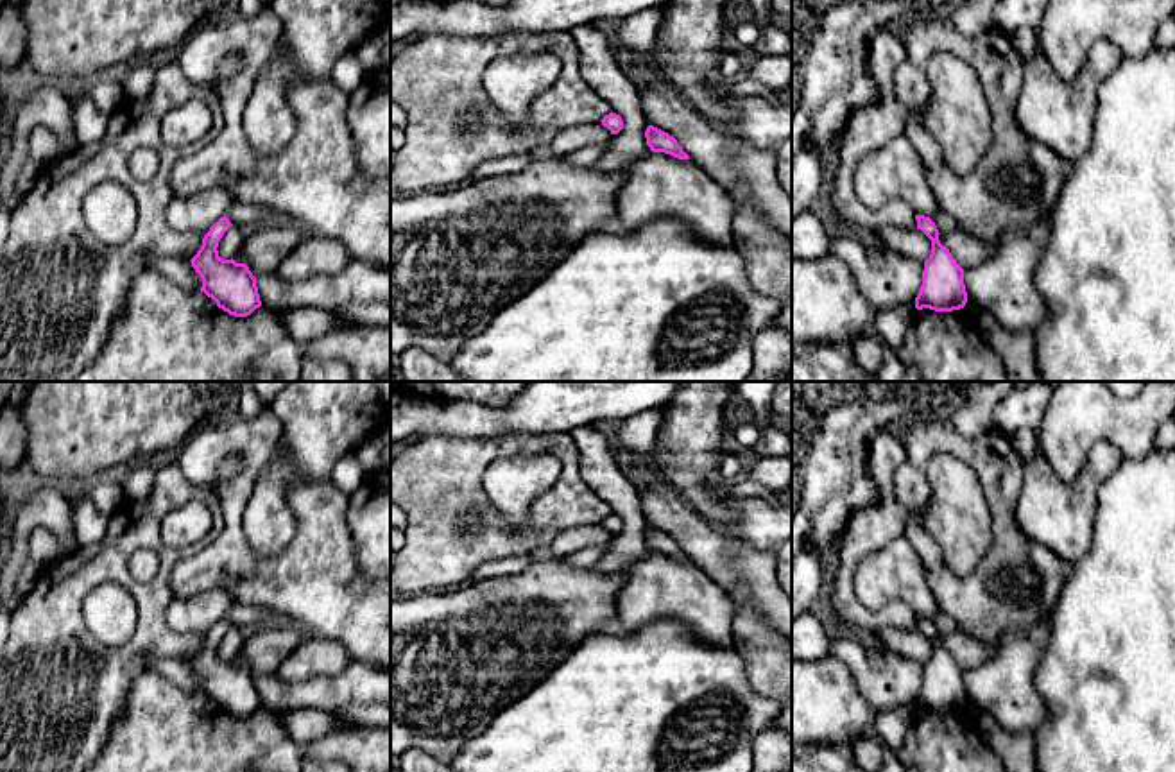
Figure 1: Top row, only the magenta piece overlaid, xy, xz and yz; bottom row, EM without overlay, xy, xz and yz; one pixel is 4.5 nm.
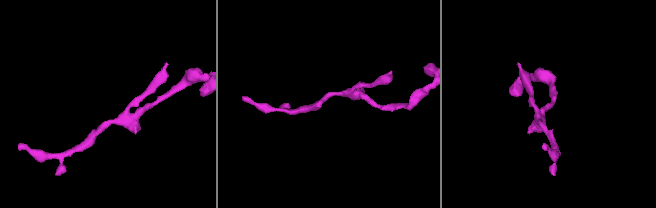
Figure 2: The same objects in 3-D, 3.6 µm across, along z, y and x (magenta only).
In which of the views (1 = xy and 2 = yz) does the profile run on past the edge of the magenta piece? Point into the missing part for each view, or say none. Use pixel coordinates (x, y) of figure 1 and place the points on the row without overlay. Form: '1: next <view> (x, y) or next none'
1: next none
2: next none

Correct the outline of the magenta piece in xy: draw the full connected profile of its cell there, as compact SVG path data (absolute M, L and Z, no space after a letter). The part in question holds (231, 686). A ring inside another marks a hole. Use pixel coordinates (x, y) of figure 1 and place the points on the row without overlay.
M224 616L202 639L202 647L190 661L202 681L201 693L211 699L219 709L235 718L247 718L262 708L256 679L245 665L219 657L219 643L233 625Z

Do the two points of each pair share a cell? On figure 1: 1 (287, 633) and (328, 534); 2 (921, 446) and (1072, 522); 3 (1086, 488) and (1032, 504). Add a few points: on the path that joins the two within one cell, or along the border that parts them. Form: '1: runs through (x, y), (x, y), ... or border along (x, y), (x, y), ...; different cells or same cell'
1: border along (285, 622), (301, 626), (310, 634); different cells
2: border along (1023, 463), (1016, 523), (1027, 536); different cells
3: runs through (1073, 500), (1070, 504), (1045, 504); same cell

